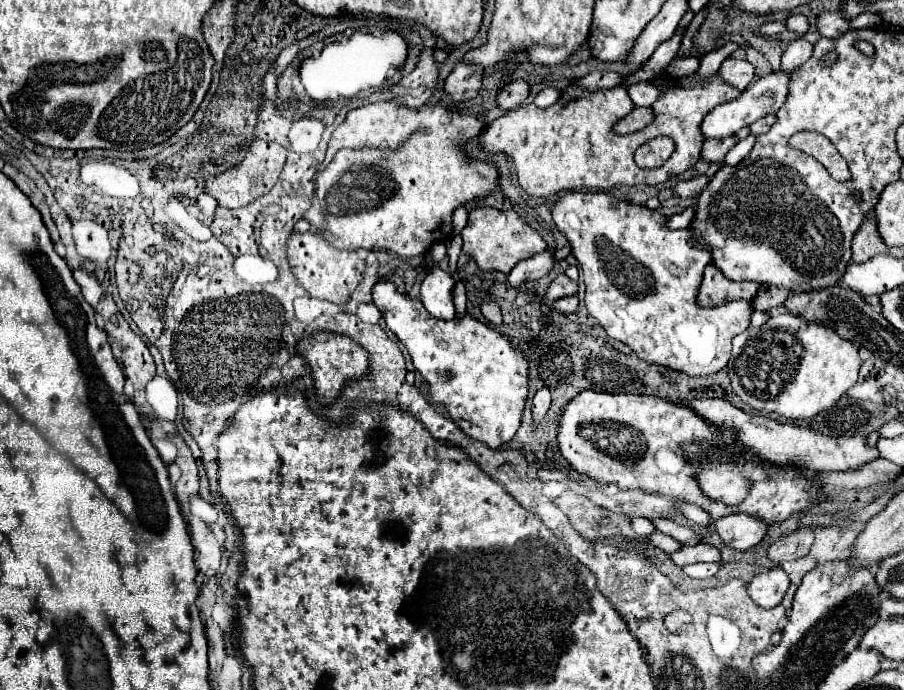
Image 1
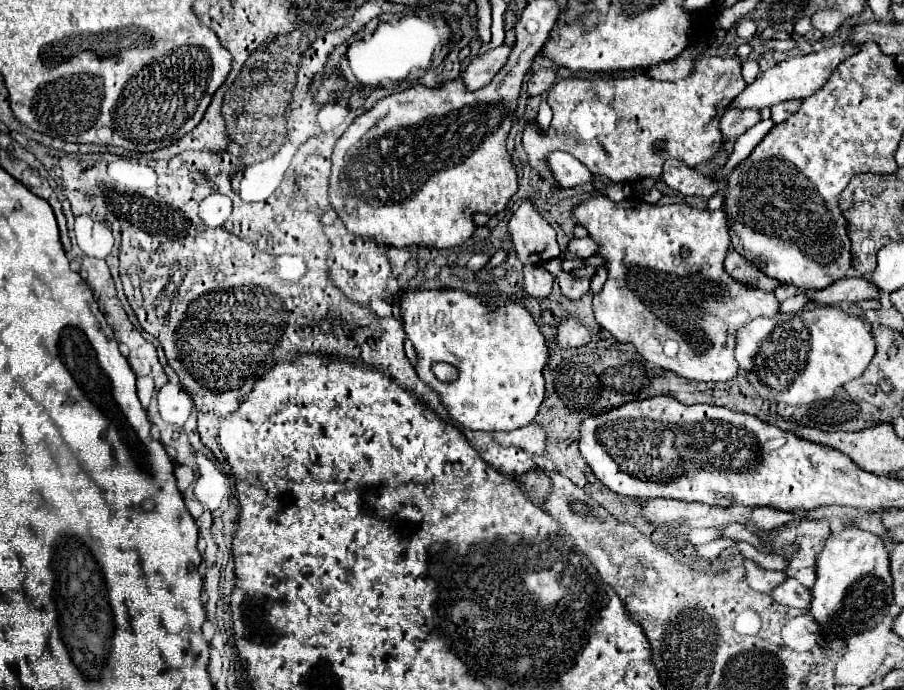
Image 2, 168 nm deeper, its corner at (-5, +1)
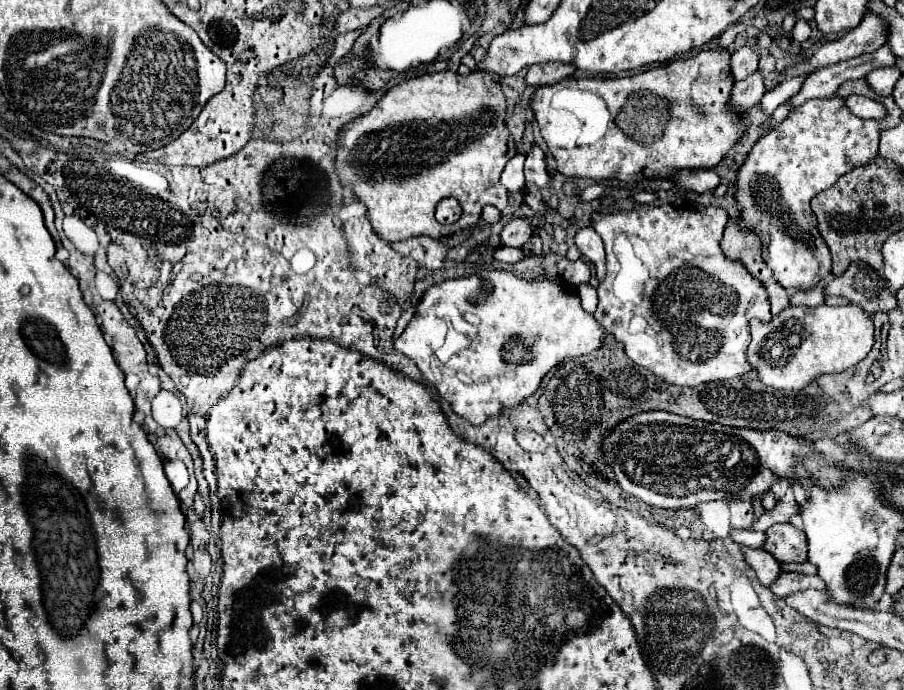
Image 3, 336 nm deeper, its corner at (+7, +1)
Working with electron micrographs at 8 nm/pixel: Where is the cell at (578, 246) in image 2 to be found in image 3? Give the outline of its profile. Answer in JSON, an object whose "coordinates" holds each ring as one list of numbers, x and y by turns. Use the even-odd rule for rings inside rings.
{"coordinates":[[588,226,588,228,578,230,578,234,574,236,574,244,586,260,596,264,596,270,600,272,598,282,602,282,606,278,606,254,604,254,602,238]]}

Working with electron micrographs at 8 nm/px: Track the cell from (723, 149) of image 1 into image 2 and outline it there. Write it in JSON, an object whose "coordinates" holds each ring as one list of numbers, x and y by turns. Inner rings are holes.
{"coordinates":[[728,108,720,120,720,130,724,140,736,140,750,126,760,122,760,110,732,110]]}

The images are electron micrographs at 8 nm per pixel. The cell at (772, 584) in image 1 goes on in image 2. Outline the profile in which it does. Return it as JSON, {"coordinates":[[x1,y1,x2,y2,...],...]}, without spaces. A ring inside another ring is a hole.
{"coordinates":[[788,578,770,596,776,602,792,606,792,608,800,608,800,610,808,610,810,608,810,588,802,586,796,578]]}

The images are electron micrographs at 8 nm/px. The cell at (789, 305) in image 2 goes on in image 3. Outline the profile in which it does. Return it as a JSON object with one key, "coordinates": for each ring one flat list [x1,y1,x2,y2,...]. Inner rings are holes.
{"coordinates":[[824,278,816,288,806,290,806,292,796,292,790,296,790,306,820,306,824,304,824,294,822,294,822,286,828,282,830,278]]}

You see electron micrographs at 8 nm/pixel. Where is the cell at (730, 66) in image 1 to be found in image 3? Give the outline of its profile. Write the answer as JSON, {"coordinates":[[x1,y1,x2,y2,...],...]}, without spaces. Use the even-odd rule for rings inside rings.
{"coordinates":[[744,46,732,54,732,74,736,80,744,80,746,76,754,74,758,68,758,54,752,46]]}

